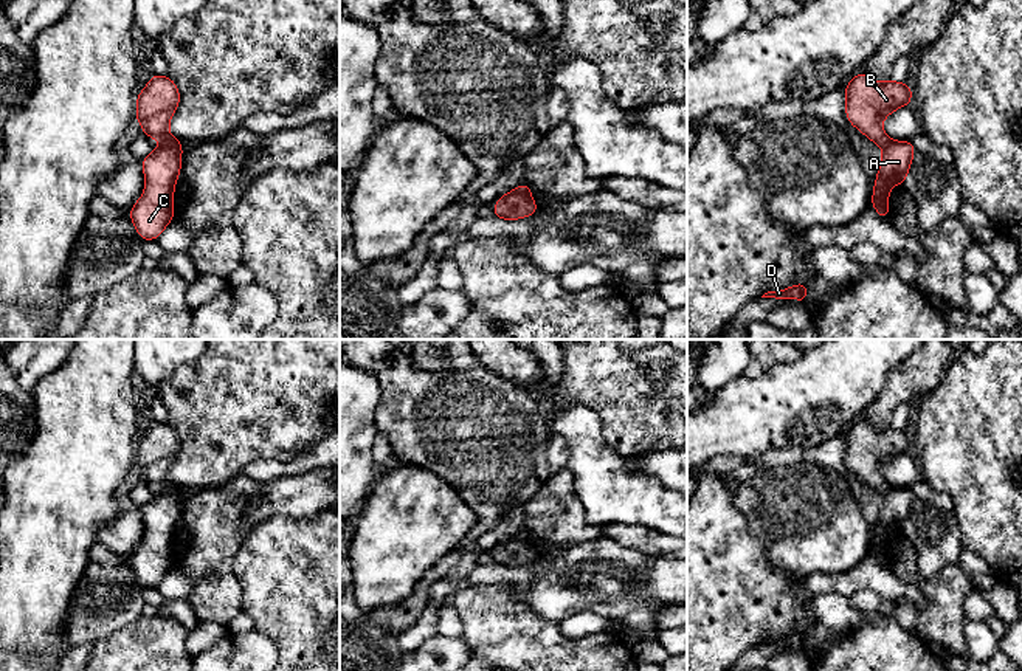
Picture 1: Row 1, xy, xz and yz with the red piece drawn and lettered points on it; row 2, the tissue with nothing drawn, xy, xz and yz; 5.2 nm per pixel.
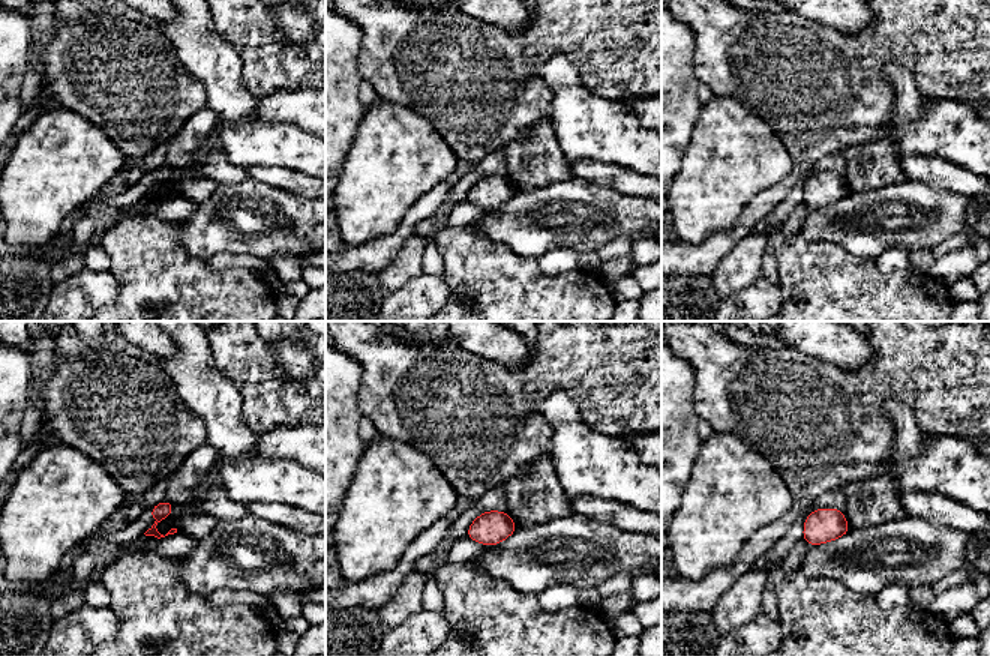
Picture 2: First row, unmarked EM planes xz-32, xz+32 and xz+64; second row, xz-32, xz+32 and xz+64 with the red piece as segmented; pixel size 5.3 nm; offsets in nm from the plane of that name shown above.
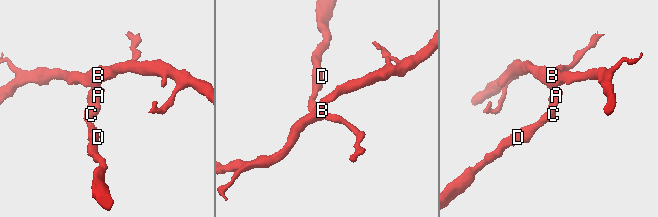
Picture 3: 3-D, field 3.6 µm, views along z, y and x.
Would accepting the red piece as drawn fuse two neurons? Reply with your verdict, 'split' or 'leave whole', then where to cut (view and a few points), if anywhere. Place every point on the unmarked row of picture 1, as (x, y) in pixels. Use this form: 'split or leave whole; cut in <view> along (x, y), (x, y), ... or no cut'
split; cut in xy along (168, 490), (182, 493)

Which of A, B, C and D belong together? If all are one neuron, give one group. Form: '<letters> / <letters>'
A C D / B

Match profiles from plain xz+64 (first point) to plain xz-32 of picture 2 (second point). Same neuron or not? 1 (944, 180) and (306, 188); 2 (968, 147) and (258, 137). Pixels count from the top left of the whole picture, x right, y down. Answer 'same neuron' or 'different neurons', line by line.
1: same neuron
2: same neuron

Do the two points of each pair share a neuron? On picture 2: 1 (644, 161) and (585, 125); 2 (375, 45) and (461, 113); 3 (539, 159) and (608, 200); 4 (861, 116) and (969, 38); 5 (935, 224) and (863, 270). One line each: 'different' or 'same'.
1: same
2: same
3: different
4: same
5: different

